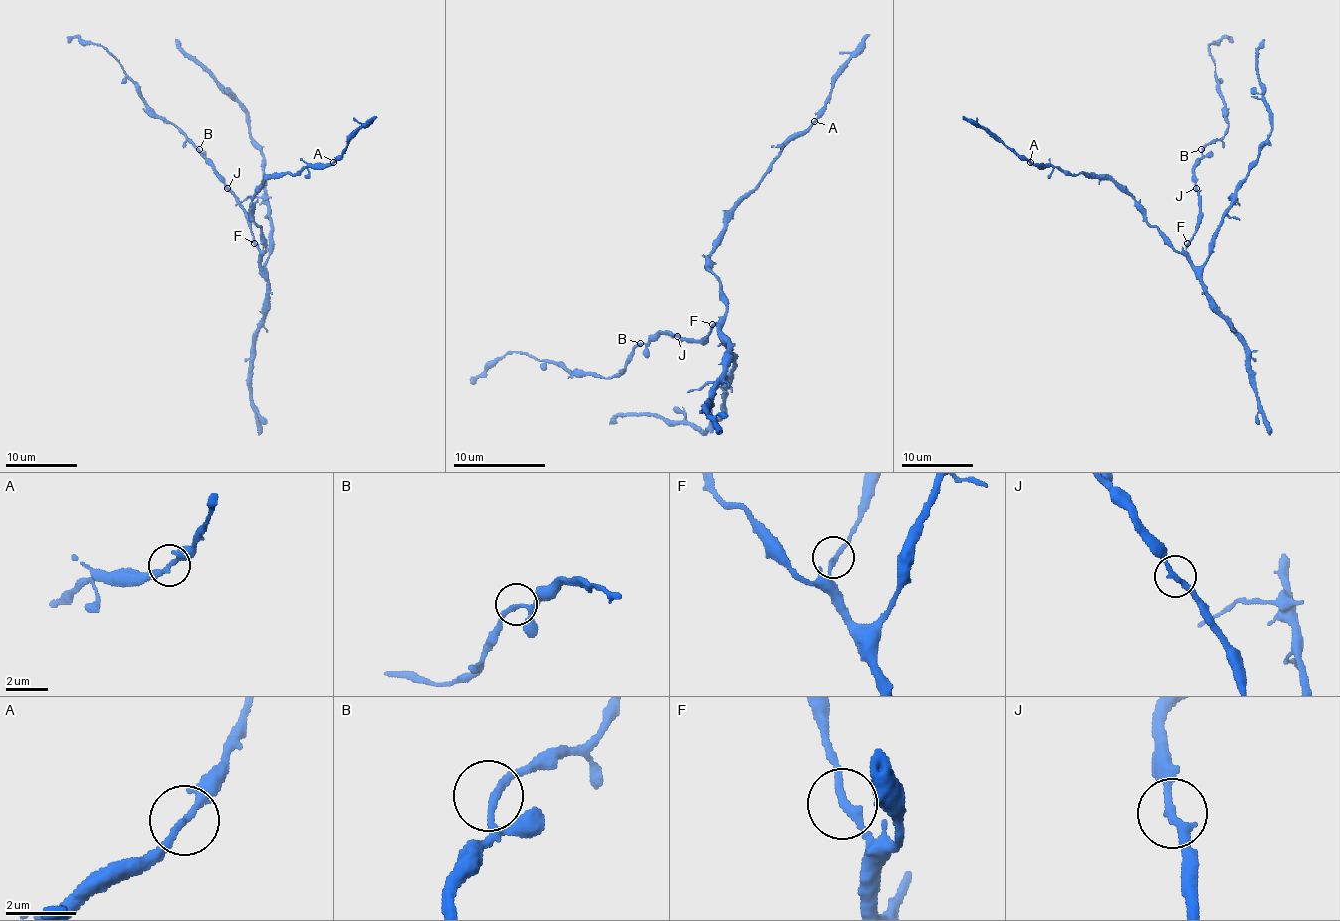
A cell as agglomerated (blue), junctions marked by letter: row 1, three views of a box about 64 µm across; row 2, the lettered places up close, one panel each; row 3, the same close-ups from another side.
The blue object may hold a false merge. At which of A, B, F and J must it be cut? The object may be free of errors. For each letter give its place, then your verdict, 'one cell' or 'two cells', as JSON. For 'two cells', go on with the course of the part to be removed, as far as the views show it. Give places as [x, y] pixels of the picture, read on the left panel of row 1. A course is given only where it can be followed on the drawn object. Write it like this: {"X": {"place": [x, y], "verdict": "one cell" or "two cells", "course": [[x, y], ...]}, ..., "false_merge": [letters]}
{"A": {"place": [333, 162], "verdict": "one cell"}, "B": {"place": [199, 149], "verdict": "one cell"}, "F": {"place": [254, 243], "verdict": "one cell"}, "J": {"place": [227, 188], "verdict": "one cell"}, "false_merge": []}

